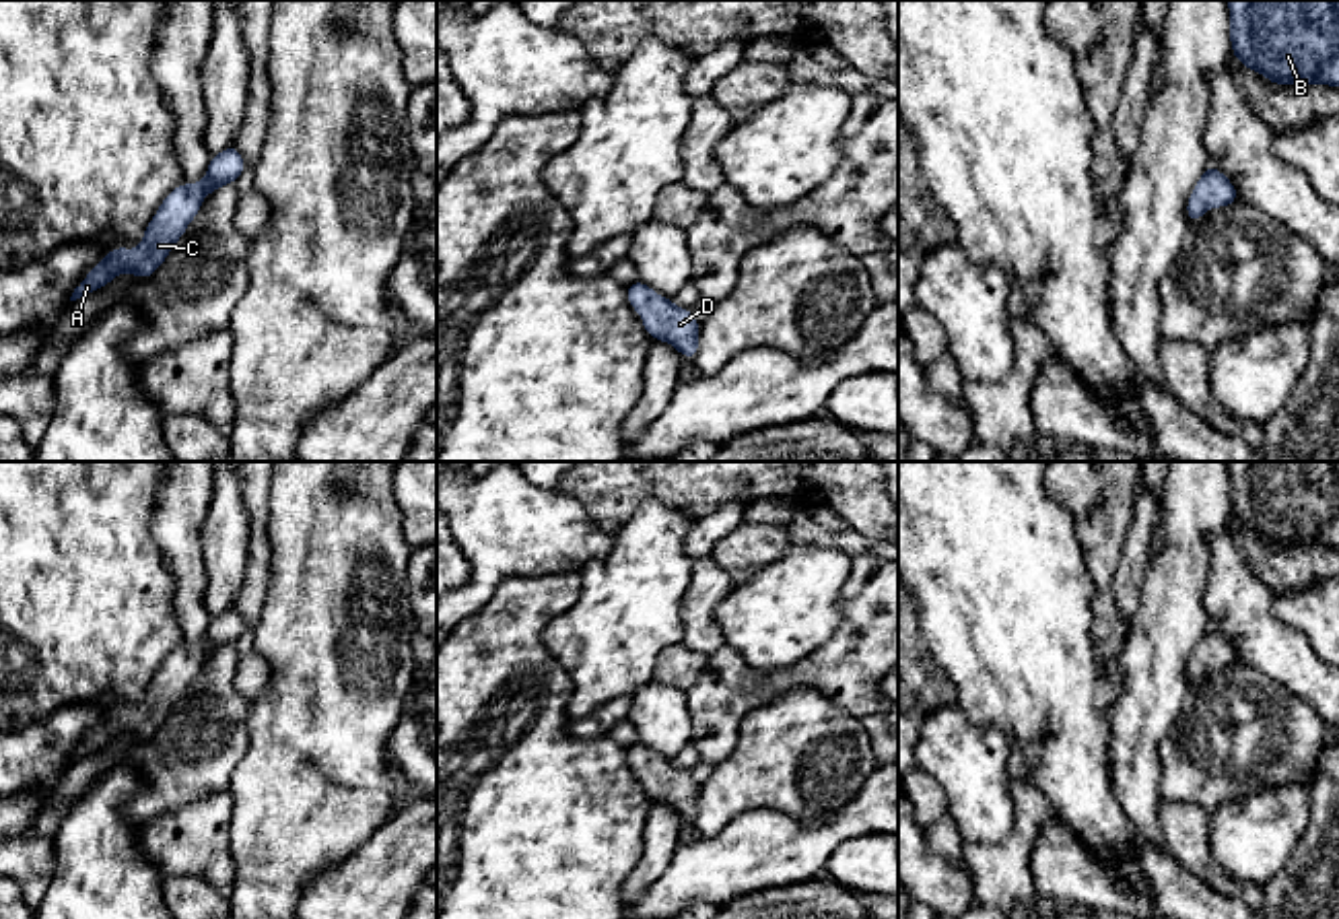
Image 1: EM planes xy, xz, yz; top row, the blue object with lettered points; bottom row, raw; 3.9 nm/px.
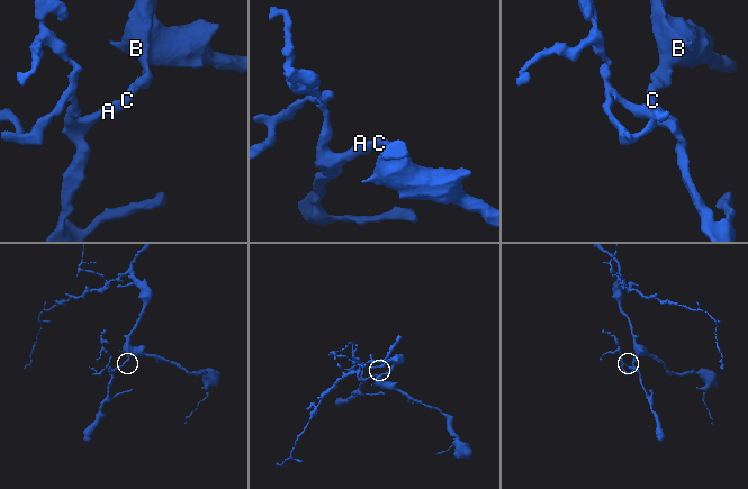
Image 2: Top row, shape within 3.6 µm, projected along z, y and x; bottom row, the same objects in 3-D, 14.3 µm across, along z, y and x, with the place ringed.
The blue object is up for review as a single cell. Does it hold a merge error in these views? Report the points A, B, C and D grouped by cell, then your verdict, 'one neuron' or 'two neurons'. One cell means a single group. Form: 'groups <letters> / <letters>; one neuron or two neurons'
groups A B C D; one neuron

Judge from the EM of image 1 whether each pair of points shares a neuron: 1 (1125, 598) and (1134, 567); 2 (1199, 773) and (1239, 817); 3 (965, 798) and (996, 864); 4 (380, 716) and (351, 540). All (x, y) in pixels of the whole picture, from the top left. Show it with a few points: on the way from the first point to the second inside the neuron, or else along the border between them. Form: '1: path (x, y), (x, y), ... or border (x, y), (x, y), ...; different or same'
1: path (1125, 590), (1129, 575); same
2: border (1272, 788), (1234, 792), (1210, 814); different
3: border (1014, 802), (1014, 827), (1000, 843), (965, 845); different
4: path (340, 678), (330, 652), (338, 586); same

